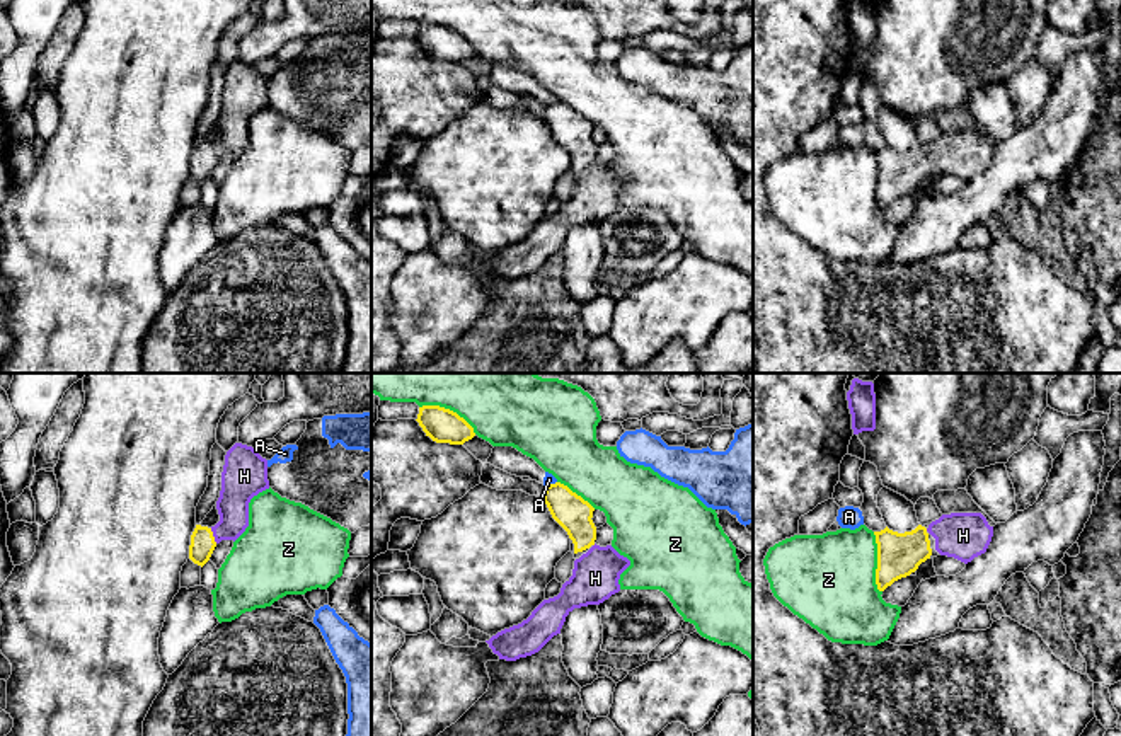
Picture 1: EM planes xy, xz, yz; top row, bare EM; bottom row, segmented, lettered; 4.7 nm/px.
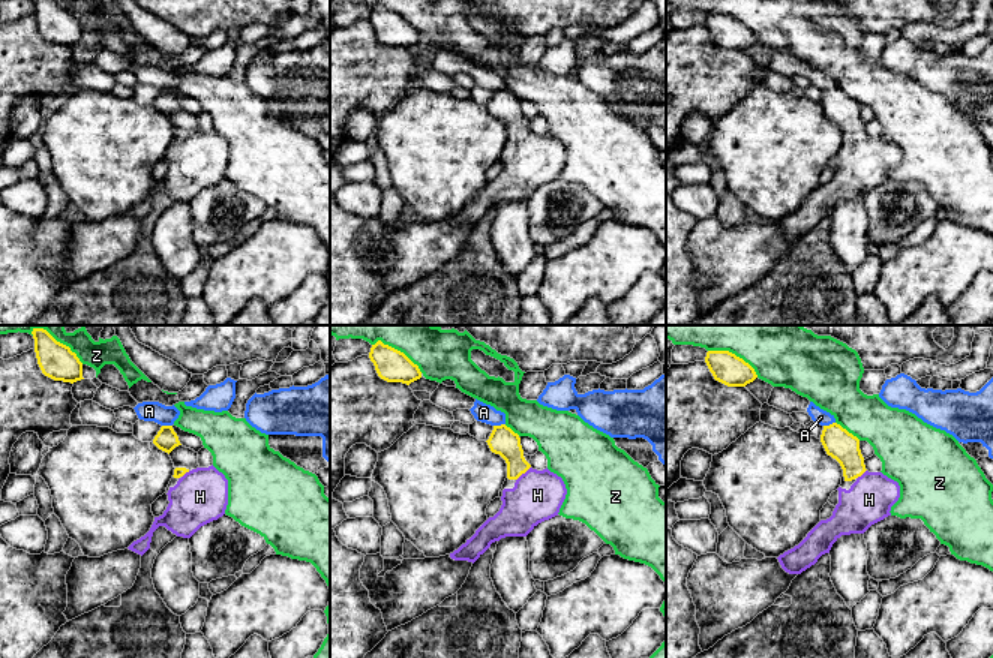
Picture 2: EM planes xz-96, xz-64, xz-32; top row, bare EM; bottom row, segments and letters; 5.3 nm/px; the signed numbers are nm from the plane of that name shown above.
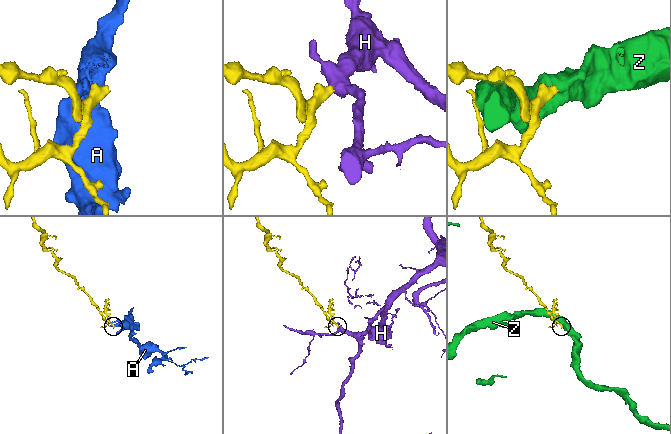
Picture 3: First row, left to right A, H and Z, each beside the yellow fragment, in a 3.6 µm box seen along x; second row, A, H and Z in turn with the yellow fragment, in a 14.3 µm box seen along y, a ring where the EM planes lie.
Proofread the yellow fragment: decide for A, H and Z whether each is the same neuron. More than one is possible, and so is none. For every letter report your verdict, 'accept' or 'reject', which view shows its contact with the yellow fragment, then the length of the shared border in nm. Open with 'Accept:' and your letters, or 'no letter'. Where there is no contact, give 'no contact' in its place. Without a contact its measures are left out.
Accept: H
A: reject | xz | 70 nm
H: accept | xy | 80 nm
Z: reject | yz | 300 nm

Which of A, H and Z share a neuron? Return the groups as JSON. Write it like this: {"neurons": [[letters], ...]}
{"neurons": [["A"], ["H"], ["Z"]]}

